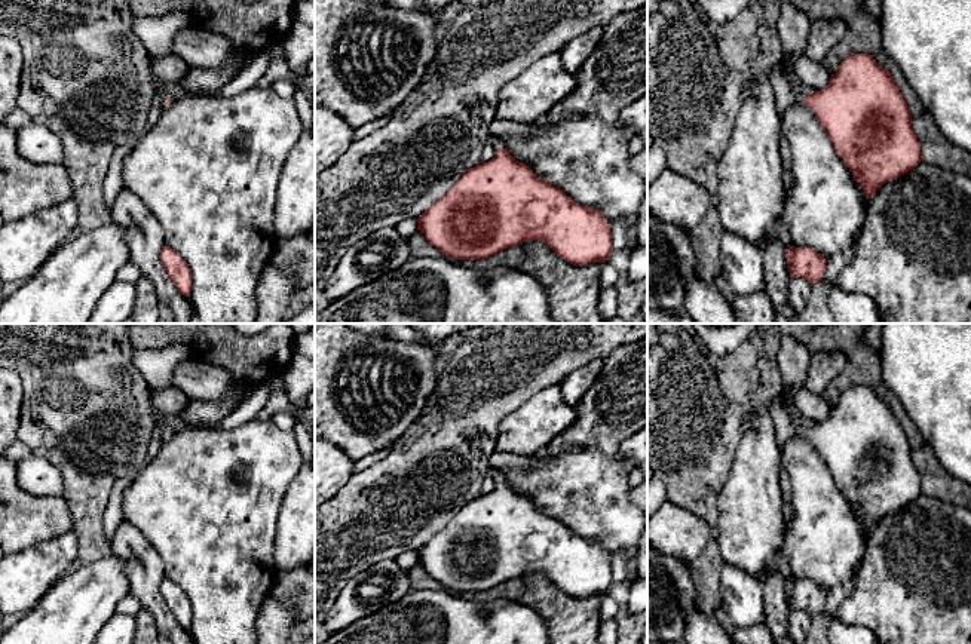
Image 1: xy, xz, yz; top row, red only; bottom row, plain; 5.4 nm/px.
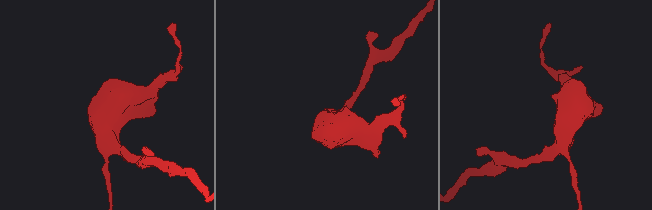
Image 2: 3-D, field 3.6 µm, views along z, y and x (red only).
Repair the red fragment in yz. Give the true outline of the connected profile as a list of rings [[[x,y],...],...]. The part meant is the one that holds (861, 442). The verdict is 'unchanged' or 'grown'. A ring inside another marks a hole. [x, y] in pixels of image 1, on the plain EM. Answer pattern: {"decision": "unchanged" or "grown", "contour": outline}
{"decision": "grown", "contour": [[[782,334],[777,362],[785,387],[781,390],[791,408],[791,417],[797,435],[808,439],[830,470],[834,485],[854,507],[854,512],[870,531],[883,516],[912,503],[922,494],[921,475],[912,459],[912,447],[907,435],[895,417],[892,407],[880,399],[867,386],[851,386],[831,407],[828,417],[814,423],[809,429],[802,426],[790,390],[802,387],[811,361],[811,352],[794,337]]]}

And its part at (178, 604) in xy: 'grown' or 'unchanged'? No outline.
unchanged

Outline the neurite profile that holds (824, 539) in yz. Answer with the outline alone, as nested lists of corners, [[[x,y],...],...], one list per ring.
[[[803,435],[781,447],[781,464],[788,475],[790,519],[779,553],[790,559],[793,580],[814,580],[825,591],[823,611],[833,617],[855,588],[869,531]]]

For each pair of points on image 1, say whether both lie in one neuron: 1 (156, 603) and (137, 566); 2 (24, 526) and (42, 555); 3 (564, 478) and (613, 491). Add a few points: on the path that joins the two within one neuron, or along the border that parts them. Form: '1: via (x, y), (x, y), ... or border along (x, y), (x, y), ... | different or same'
1: via (149, 594), (146, 589), (146, 574) | same
2: border along (69, 531), (15, 552) | different
3: via (576, 487), (587, 491), (602, 491) | same

